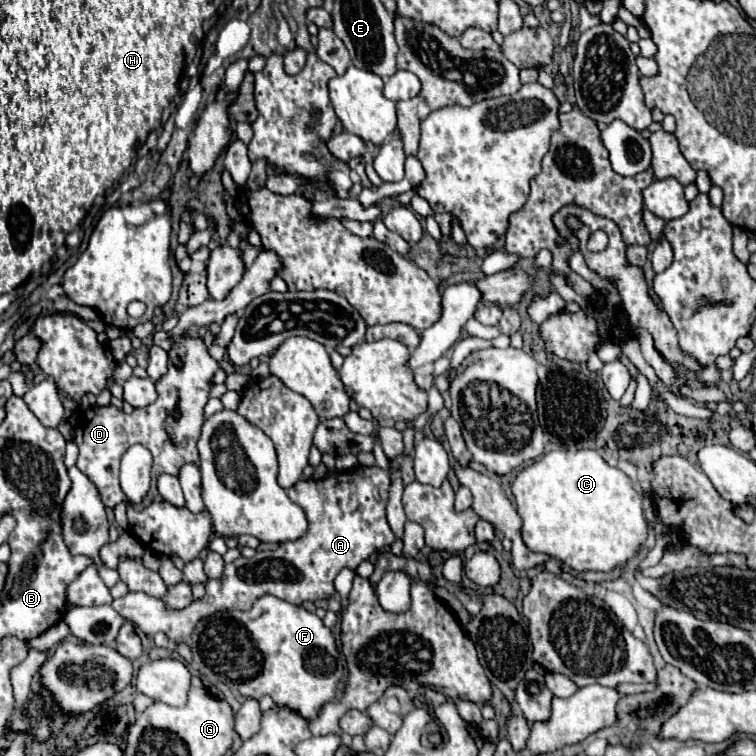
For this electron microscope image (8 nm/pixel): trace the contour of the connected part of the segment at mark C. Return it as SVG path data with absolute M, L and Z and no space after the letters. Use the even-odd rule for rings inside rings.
M556 450L544 454L532 466L524 468L512 482L516 508L522 518L522 538L532 552L548 554L564 566L586 572L610 572L618 564L632 560L648 536L648 526L642 510L642 496L632 488L632 480L618 468L608 466L596 450Z

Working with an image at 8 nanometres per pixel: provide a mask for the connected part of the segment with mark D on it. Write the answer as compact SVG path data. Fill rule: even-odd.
M184 334L174 338L172 348L168 350L168 372L156 382L158 398L154 404L138 410L134 408L132 414L124 414L114 406L106 406L106 408L94 406L84 412L74 432L74 440L80 448L76 466L96 484L102 496L102 502L106 506L114 508L118 502L128 504L128 498L120 488L118 474L120 474L120 458L132 444L146 446L154 456L152 486L140 504L130 504L136 510L142 510L152 502L152 496L156 494L158 474L162 472L176 474L180 470L180 464L186 464L186 462L194 464L198 460L196 442L204 422L204 406L208 402L208 392L210 392L208 382L218 368L220 366L208 354L204 340L196 334ZM162 432L170 436L170 442L162 442L162 436L164 436Z

